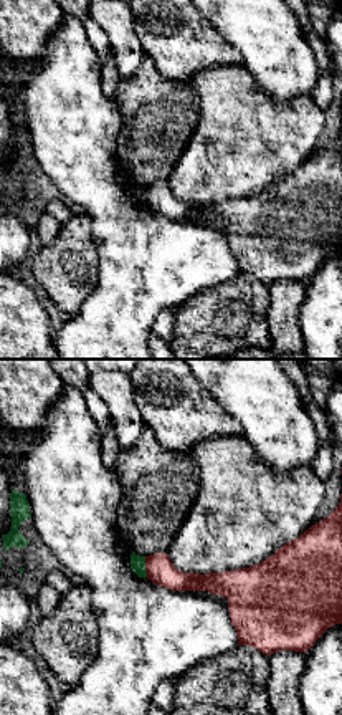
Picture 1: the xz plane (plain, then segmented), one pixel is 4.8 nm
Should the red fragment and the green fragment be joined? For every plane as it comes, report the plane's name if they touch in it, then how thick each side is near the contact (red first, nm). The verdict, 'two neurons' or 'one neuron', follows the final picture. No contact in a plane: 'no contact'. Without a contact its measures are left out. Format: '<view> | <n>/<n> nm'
xz | 130/80 nm

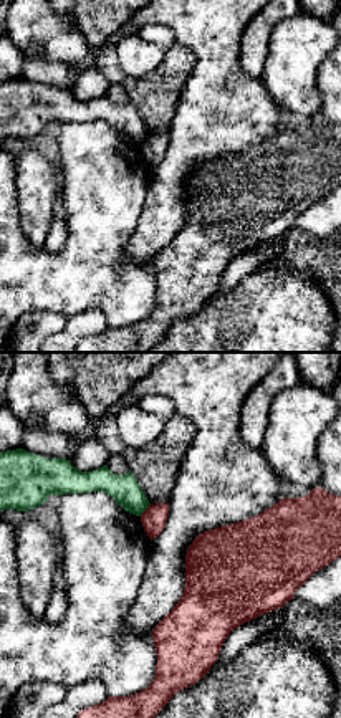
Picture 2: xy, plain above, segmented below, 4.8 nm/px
xy | 120/140 nm

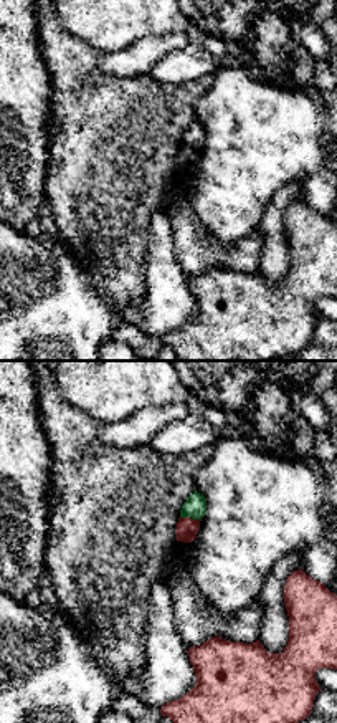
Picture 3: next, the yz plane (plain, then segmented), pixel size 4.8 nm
yz | 110/110 nm

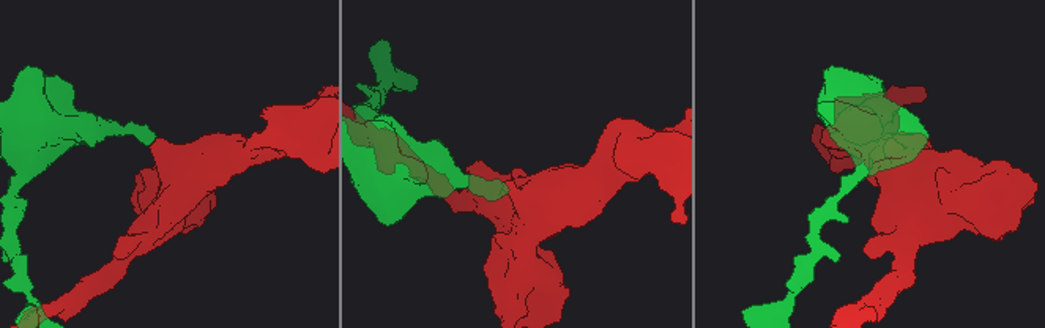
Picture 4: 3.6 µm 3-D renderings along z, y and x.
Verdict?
two neurons

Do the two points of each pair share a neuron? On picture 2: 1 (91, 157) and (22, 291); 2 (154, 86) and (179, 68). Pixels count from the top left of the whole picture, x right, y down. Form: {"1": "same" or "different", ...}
{"1": "same", "2": "same"}

